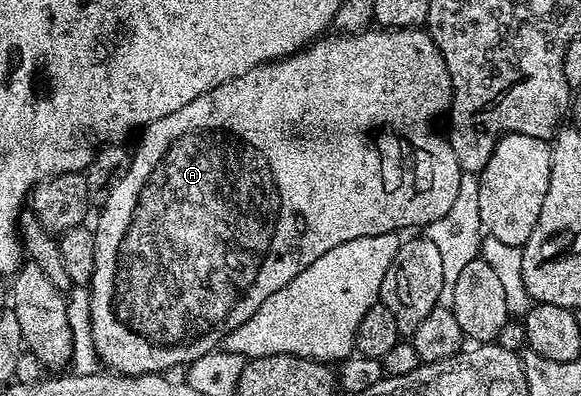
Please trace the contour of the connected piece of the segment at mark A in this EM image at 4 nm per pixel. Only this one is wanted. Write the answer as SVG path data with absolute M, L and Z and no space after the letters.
M416 27L367 29L361 31L359 35L330 33L325 37L319 37L310 46L302 48L296 54L287 55L285 59L273 59L271 63L256 65L256 69L248 69L248 73L224 81L224 85L204 92L200 97L196 97L196 101L188 101L188 105L184 105L184 109L176 109L176 113L168 113L168 117L160 117L148 124L141 132L142 140L139 141L138 148L133 148L129 169L111 189L105 202L101 204L102 216L99 217L98 224L93 224L92 227L96 245L96 269L92 273L88 286L91 293L92 340L95 341L95 349L98 351L101 362L106 365L111 363L114 366L111 368L119 375L156 375L169 372L169 367L174 367L177 363L188 365L192 361L196 361L196 357L204 357L204 353L215 350L229 331L244 325L244 321L248 321L248 317L252 317L252 313L256 313L256 309L260 309L260 305L264 305L264 301L268 297L272 297L272 293L276 293L276 289L288 285L288 281L292 281L292 277L296 277L296 273L300 273L308 265L312 265L312 261L316 261L316 257L324 257L324 253L328 253L328 249L336 249L336 245L344 245L344 241L356 241L356 237L372 237L389 231L402 233L405 227L424 229L432 221L444 217L444 213L448 213L448 209L452 207L452 201L456 201L456 192L460 189L460 177L463 171L456 161L456 153L452 153L449 138L442 136L441 139L434 132L434 127L430 122L433 121L437 111L445 112L449 108L450 96L448 69L444 65L444 57L436 49L429 31Z

